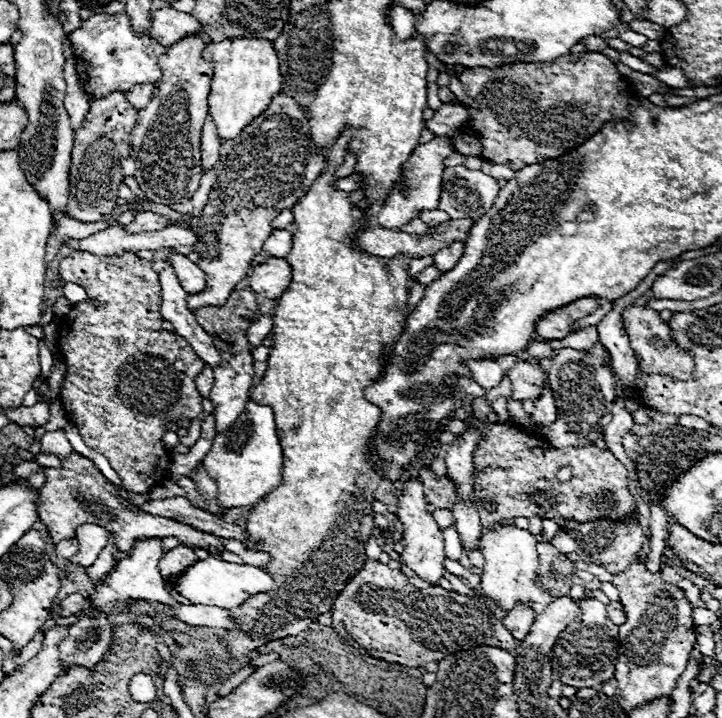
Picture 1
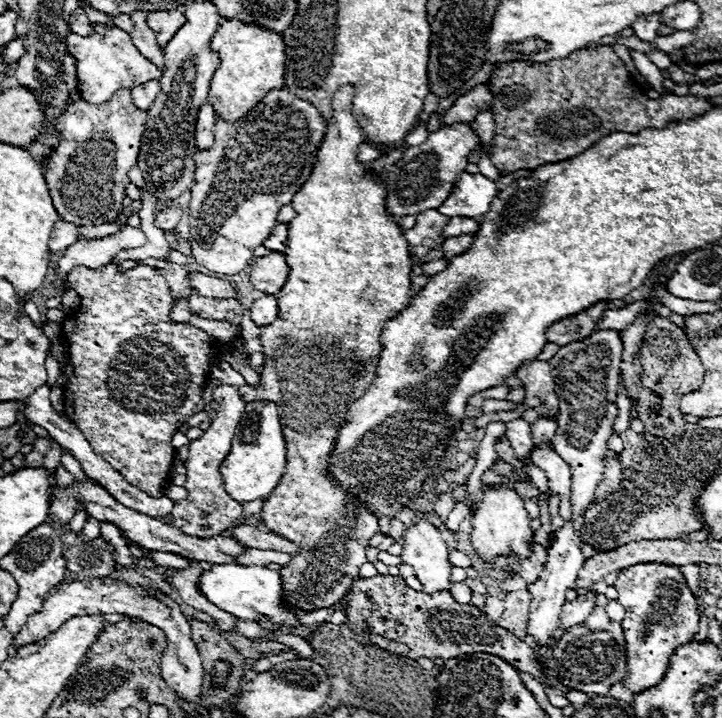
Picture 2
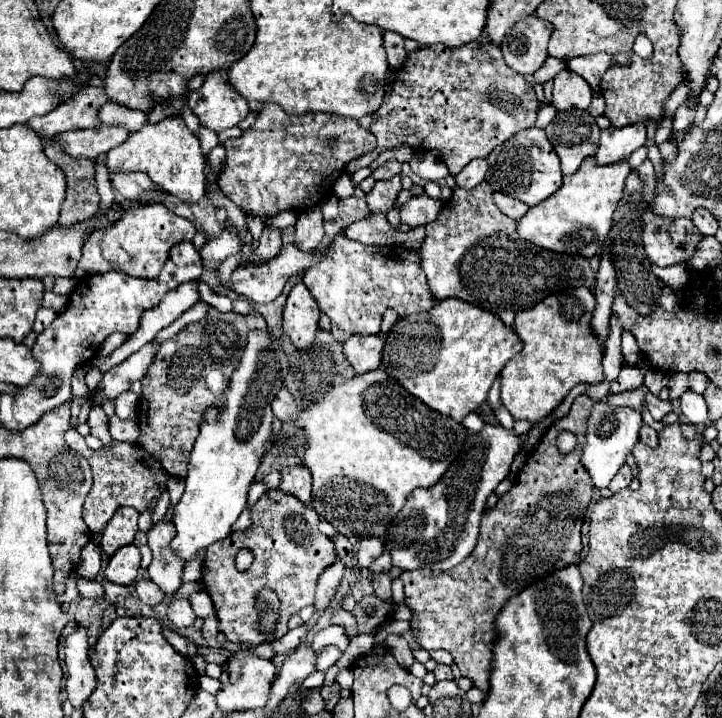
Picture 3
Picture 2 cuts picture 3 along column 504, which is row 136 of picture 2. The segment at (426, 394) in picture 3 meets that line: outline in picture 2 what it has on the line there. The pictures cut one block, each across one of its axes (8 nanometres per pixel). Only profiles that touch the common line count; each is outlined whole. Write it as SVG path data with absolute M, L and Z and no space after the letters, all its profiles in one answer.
M344 86L340 88L332 100L332 120L330 124L326 126L326 136L324 136L324 142L322 142L322 148L318 150L318 164L314 164L314 174L310 174L310 180L298 190L298 196L294 196L292 200L292 208L296 210L296 218L288 222L288 248L284 252L286 256L286 262L290 266L290 276L288 276L288 282L282 286L282 290L276 294L276 300L278 300L278 318L270 324L270 326L264 326L260 328L260 340L262 340L262 352L264 352L264 370L260 372L260 384L258 386L244 386L240 388L242 392L242 400L246 402L252 402L252 400L268 400L268 402L274 402L278 406L278 412L280 412L280 424L282 424L282 432L284 432L284 440L286 440L286 472L278 484L278 488L268 496L268 500L264 500L264 506L262 506L262 512L260 512L260 522L274 534L294 542L300 552L292 556L292 560L280 570L280 576L282 576L282 586L284 586L284 600L296 608L296 610L302 610L302 612L312 612L312 610L318 610L318 608L330 608L334 604L338 604L342 600L342 596L348 592L352 580L358 576L358 568L366 562L366 548L368 548L368 540L380 530L378 528L378 520L376 516L360 502L360 498L356 498L348 488L342 488L338 486L330 476L328 476L328 464L330 464L330 458L334 454L334 446L336 446L336 436L338 436L338 430L340 426L346 422L346 412L348 412L348 406L360 398L366 388L370 386L372 382L372 364L374 360L378 360L380 356L380 334L382 334L382 328L388 320L392 320L394 316L398 316L398 312L402 312L410 300L412 300L412 292L410 292L410 272L412 272L412 258L410 258L410 248L408 248L408 242L404 240L404 232L400 230L400 226L386 214L386 208L384 208L384 200L386 200L386 190L384 186L380 186L380 178L376 176L368 176L364 174L364 168L366 164L360 164L356 160L356 148L366 142L366 138L362 136L362 130L360 126L356 124L354 116L352 116L352 98L354 98L354 88L352 86Z

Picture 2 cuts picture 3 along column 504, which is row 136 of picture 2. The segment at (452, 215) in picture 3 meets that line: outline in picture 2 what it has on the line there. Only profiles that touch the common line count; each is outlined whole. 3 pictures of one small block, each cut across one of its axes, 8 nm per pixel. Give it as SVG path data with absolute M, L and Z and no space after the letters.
M288 88L270 90L262 104L248 116L234 124L226 124L216 116L214 148L210 152L198 150L196 162L196 184L190 198L190 248L194 260L216 272L216 274L240 274L254 258L254 248L260 246L278 224L278 210L292 202L292 196L302 188L314 170L318 148L322 144L326 126L322 124L320 112L294 96Z

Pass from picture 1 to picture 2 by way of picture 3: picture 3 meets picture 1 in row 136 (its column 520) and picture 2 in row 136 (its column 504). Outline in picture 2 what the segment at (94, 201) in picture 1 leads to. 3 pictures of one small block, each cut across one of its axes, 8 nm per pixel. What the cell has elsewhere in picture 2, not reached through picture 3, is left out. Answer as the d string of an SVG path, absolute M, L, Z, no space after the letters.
M116 92L112 100L108 100L106 104L86 104L84 100L80 100L76 104L66 106L66 112L58 118L62 144L50 154L44 174L54 208L62 220L78 226L90 226L90 224L104 224L116 218L116 214L122 210L122 200L126 196L124 190L130 182L128 170L136 166L144 124L146 112L142 112L132 104L130 92Z

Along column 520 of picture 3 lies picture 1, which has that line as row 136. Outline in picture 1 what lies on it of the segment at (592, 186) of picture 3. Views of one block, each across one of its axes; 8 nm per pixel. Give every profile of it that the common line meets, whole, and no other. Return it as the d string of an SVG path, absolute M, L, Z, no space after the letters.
M230 38L206 44L202 58L214 64L208 94L208 114L212 116L218 138L234 140L240 136L242 128L246 128L256 116L266 110L270 98L280 92L282 76L274 44L258 38Z

